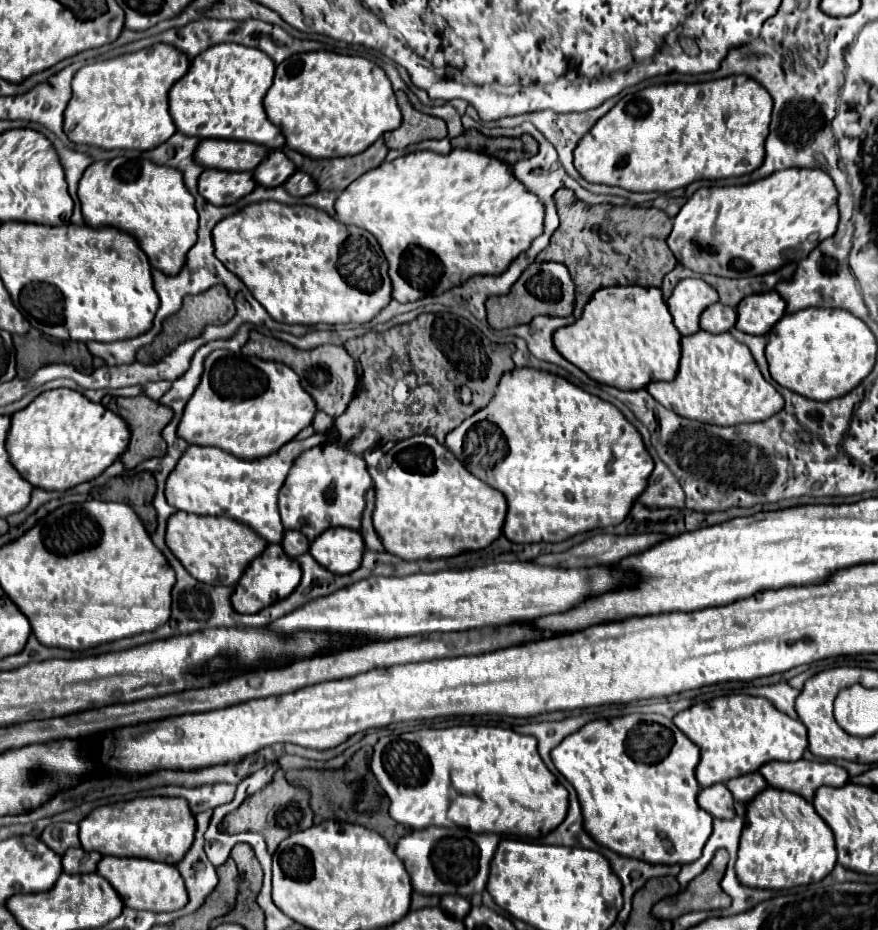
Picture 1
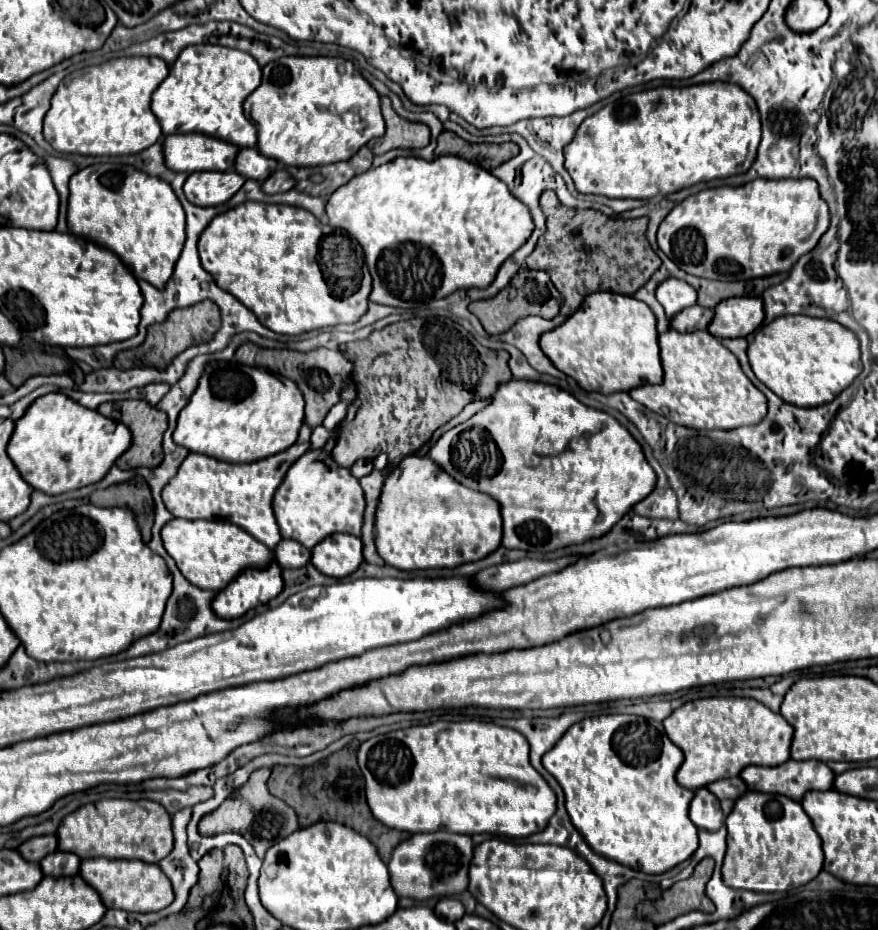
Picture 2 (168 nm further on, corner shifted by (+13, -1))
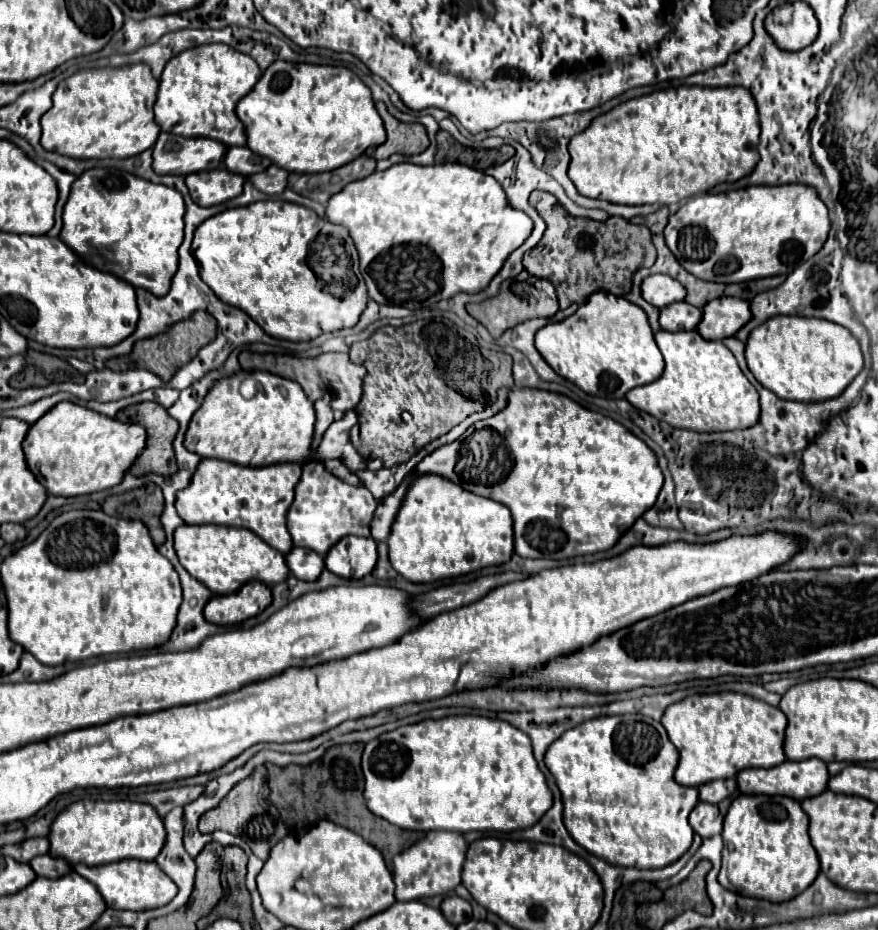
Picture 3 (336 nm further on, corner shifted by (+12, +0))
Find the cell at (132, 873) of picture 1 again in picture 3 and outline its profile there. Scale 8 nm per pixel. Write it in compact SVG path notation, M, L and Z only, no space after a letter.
M121 860L113 864L103 866L85 866L77 864L75 872L81 874L85 880L93 882L103 896L105 904L109 908L117 910L151 910L159 908L171 902L171 898L177 894L175 882L157 866L157 862L145 862L145 860Z

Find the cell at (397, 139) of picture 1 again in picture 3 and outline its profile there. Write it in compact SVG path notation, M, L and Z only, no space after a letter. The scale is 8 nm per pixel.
M375 102L375 108L379 112L379 116L383 118L385 130L387 130L387 140L375 148L375 158L389 158L391 154L399 152L399 154L421 154L423 150L427 150L429 146L429 138L425 132L425 126L421 124L405 124L399 122L397 118L393 118L383 102Z

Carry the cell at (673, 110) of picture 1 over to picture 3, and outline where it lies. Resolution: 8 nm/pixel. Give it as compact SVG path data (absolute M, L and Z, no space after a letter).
M679 86L631 98L597 116L589 128L569 142L569 178L579 194L613 204L661 204L669 206L681 198L707 192L721 182L735 182L753 172L759 162L759 112L755 98L741 86L709 88Z

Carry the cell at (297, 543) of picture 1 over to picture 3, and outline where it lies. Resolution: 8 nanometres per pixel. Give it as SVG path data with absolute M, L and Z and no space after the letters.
M291 548L291 552L285 554L285 562L291 574L301 580L313 580L325 568L323 558L309 548Z

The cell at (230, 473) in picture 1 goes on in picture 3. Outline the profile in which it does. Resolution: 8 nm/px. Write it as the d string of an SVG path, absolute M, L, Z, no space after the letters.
M203 458L185 490L177 492L175 508L185 524L225 524L255 532L271 548L287 554L293 548L285 516L293 502L293 488L301 478L299 462L273 466L233 466L217 458Z

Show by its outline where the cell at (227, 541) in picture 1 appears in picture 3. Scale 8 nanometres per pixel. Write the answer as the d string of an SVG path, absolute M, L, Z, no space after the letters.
M181 524L173 536L175 552L179 556L181 566L193 578L205 584L213 594L233 594L249 580L259 580L267 586L273 586L289 576L289 568L285 566L283 554L267 546L261 538L257 538L245 528L229 528L217 524Z

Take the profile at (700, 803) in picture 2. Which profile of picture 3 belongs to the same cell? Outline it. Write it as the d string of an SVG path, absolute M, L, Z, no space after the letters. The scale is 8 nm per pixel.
M699 802L689 814L689 824L701 838L711 838L715 834L721 834L723 816L719 814L719 808L715 804Z

